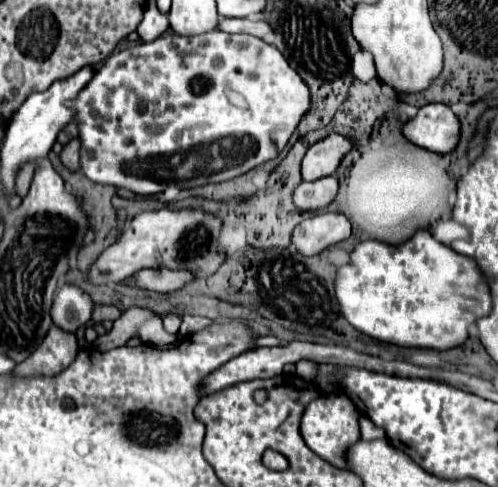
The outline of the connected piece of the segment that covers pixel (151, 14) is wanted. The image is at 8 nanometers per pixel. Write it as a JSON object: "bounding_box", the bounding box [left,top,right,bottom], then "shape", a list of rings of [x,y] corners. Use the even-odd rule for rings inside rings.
{"bounding_box":[137,2,169,42],"shape":[[[151,2],[151,4],[147,6],[147,10],[145,10],[143,22],[141,22],[139,28],[137,28],[139,36],[141,36],[145,42],[149,42],[149,40],[159,38],[167,28],[169,28],[169,20],[167,20],[167,16],[161,14],[161,12],[157,10],[157,6]]]}

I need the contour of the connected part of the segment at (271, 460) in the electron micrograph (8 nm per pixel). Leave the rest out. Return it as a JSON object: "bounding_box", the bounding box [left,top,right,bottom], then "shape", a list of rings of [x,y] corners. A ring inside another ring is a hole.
{"bounding_box":[263,456,289,470],"shape":[[[263,456],[263,464],[269,470],[287,470],[289,462],[283,456]]]}

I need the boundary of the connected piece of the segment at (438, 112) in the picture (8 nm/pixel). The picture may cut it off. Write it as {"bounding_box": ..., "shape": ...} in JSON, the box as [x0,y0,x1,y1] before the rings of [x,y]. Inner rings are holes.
{"bounding_box":[403,104,461,154],"shape":[[[427,104],[419,110],[417,118],[403,126],[403,134],[407,140],[425,150],[447,154],[459,144],[461,124],[449,106]]]}

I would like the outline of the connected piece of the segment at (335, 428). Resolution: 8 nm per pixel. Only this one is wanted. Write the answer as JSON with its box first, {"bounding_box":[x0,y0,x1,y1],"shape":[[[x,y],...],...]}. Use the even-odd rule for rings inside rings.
{"bounding_box":[301,394,361,470],"shape":[[[327,394],[319,400],[313,400],[307,408],[305,414],[301,418],[301,434],[305,444],[323,460],[327,460],[329,464],[349,470],[347,466],[347,452],[349,448],[359,442],[361,434],[359,434],[359,410],[353,406],[353,402],[349,402],[349,398],[345,394]]]}

